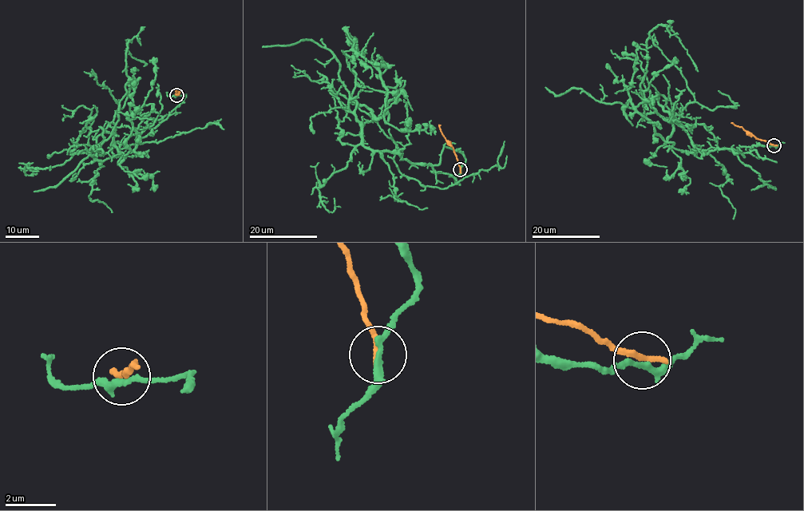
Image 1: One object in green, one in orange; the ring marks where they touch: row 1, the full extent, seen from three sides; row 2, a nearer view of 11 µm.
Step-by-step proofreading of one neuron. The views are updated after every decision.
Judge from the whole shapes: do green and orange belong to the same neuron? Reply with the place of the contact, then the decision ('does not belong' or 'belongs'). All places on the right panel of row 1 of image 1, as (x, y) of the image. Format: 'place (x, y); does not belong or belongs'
place (774, 145); does not belong

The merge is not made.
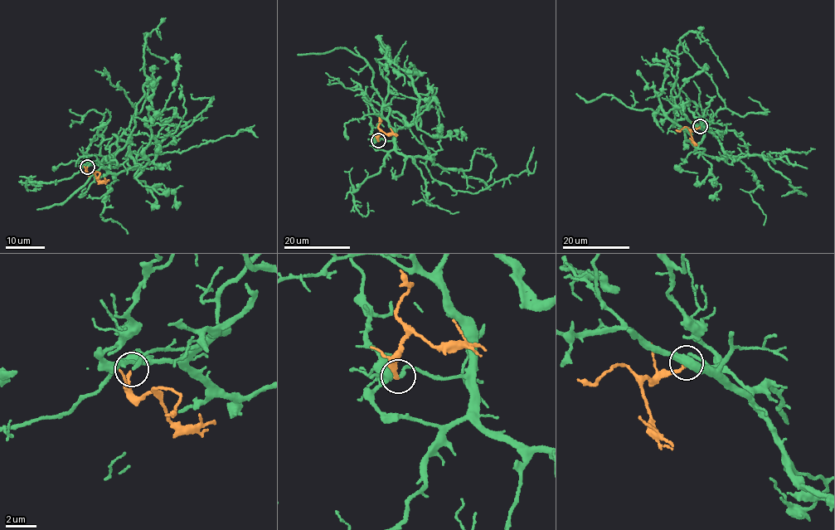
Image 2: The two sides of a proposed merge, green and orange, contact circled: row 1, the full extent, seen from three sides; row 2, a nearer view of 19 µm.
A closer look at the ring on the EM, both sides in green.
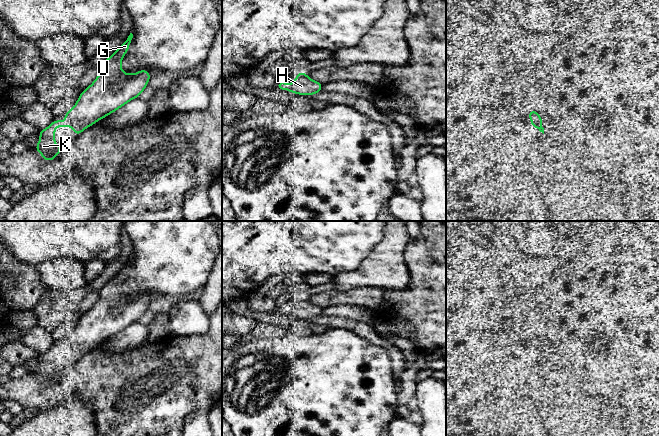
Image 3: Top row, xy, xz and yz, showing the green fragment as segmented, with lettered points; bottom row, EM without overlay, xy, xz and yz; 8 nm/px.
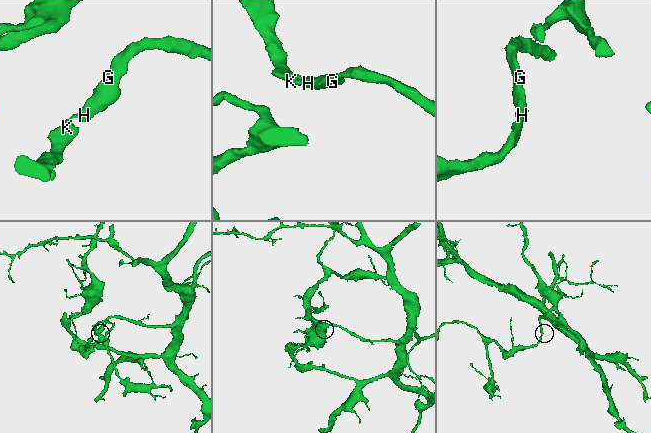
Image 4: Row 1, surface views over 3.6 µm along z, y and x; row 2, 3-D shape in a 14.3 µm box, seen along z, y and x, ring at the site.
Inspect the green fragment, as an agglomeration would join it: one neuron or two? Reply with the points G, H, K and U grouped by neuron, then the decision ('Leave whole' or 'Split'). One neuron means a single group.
Groups: G H K U. Leave whole

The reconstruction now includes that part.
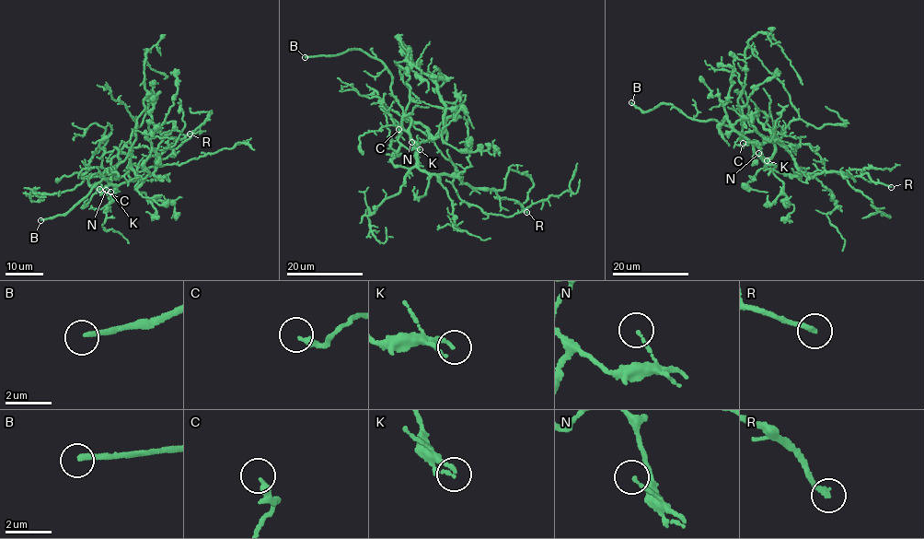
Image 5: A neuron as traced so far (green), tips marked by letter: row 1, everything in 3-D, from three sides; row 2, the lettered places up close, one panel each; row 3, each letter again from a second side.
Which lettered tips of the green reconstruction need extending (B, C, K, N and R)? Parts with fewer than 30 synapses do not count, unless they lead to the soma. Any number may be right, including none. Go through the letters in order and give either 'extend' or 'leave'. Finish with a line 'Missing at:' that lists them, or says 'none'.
B: extend
C: leave
K: leave
N: leave
R: extend
Missing at: B, R

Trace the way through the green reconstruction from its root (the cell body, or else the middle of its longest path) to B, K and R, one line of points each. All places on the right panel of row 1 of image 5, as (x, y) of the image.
B: (769, 139), (756, 132), (736, 132), (714, 120), (695, 121), (666, 103), (645, 111), (631, 102)
K: (769, 139), (779, 144), (771, 138), (759, 144), (762, 156), (767, 160)
R: (769, 139), (787, 149), (796, 166), (807, 175), (835, 171), (848, 177), (867, 172), (873, 181), (891, 187)

